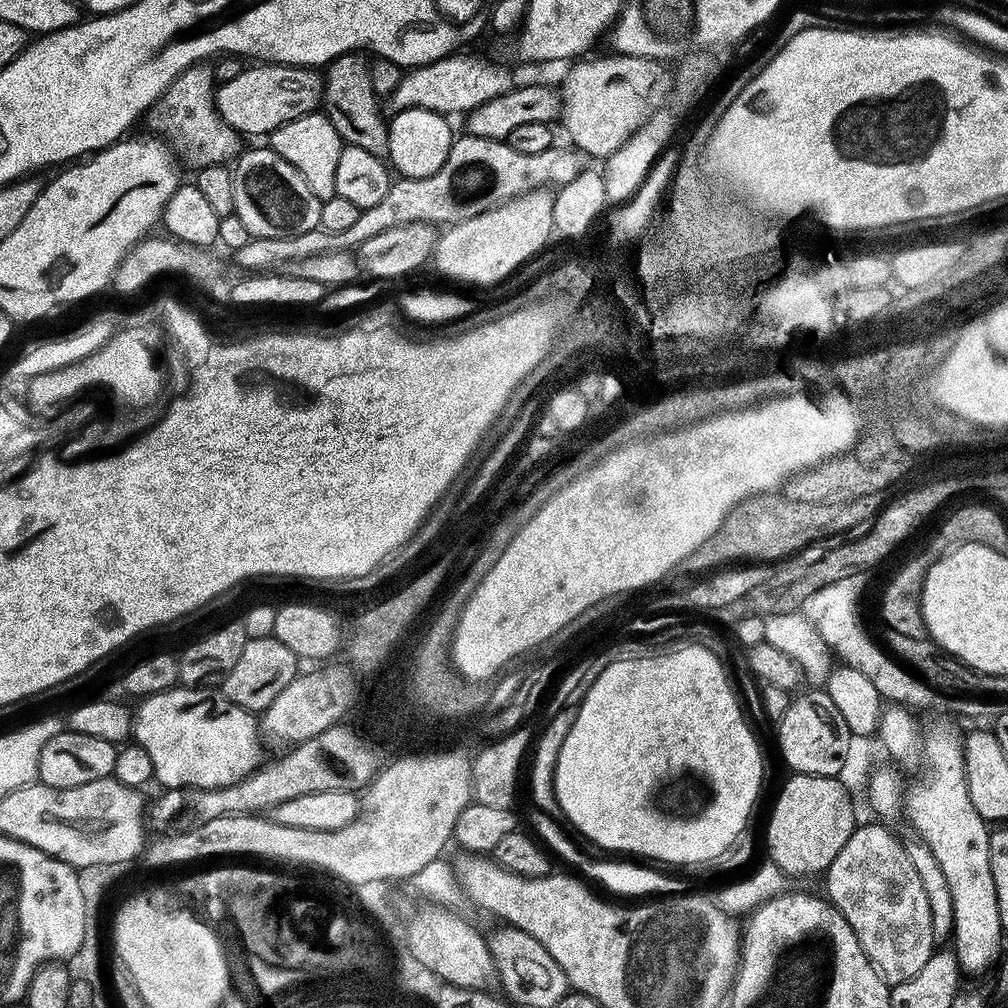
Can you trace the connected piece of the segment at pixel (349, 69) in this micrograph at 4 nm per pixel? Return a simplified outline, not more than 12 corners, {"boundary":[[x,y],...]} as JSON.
{"boundary":[[351,52],[324,72],[322,106],[343,143],[384,160],[388,124],[369,63]]}

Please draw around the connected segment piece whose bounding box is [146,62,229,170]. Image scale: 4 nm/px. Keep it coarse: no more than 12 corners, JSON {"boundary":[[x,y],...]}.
{"boundary":[[208,62],[193,64],[146,113],[196,170],[221,163]]}

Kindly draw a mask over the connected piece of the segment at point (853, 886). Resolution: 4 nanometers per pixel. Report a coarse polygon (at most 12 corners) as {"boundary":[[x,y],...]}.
{"boundary":[[873,822],[828,867],[826,896],[884,981],[938,941],[908,849]]}

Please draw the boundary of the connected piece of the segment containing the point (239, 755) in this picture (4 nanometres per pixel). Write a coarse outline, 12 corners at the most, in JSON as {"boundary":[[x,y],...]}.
{"boundary":[[212,686],[143,697],[132,736],[165,789],[261,767],[257,717]]}

